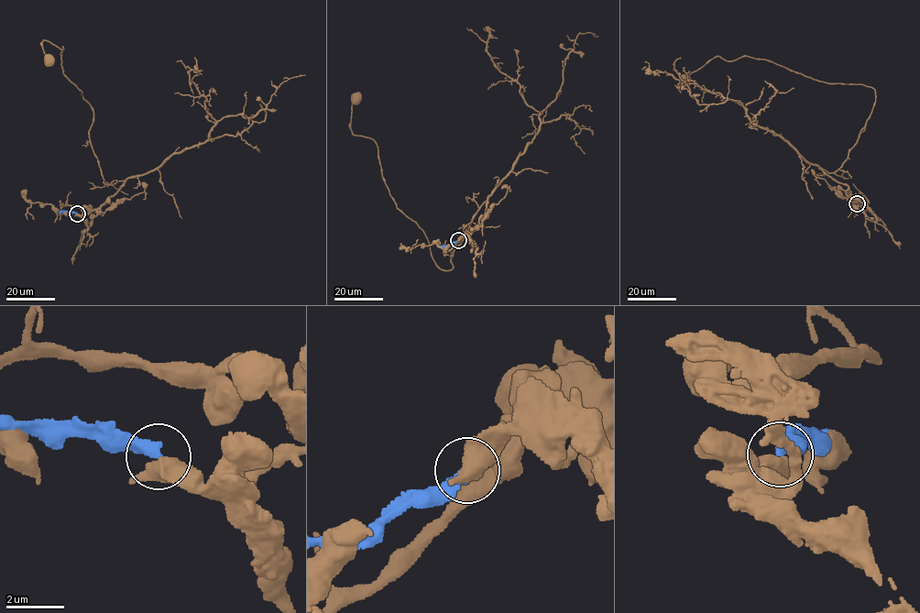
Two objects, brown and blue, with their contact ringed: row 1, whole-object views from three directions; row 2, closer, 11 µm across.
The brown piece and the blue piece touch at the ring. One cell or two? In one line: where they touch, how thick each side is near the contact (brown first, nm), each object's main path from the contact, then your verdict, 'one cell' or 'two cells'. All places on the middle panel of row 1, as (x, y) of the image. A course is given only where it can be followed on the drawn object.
at (458, 240); 700 nm thick on the brown side, 360 nm on the other; brown runs (458, 240), (483, 225), (487, 200), (453, 268), (440, 268), (389, 194), (377, 144), (353, 133), (355, 98); blue runs (458, 240), (448, 246), (439, 244); two cells

